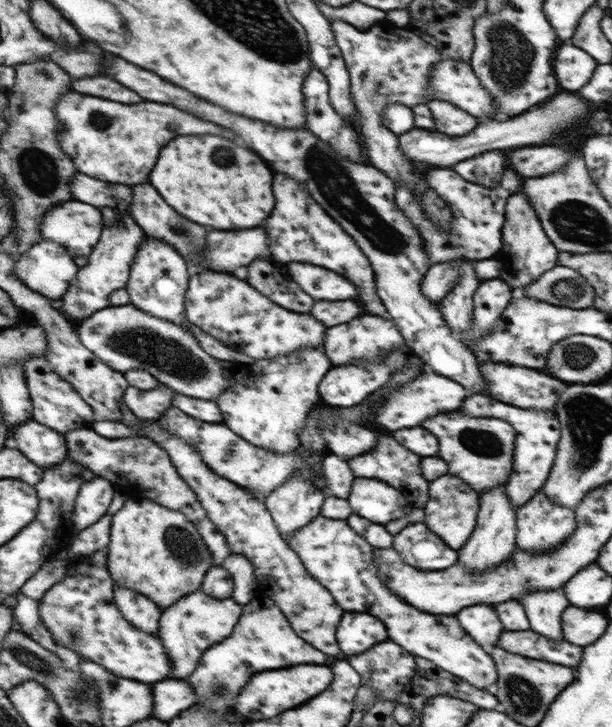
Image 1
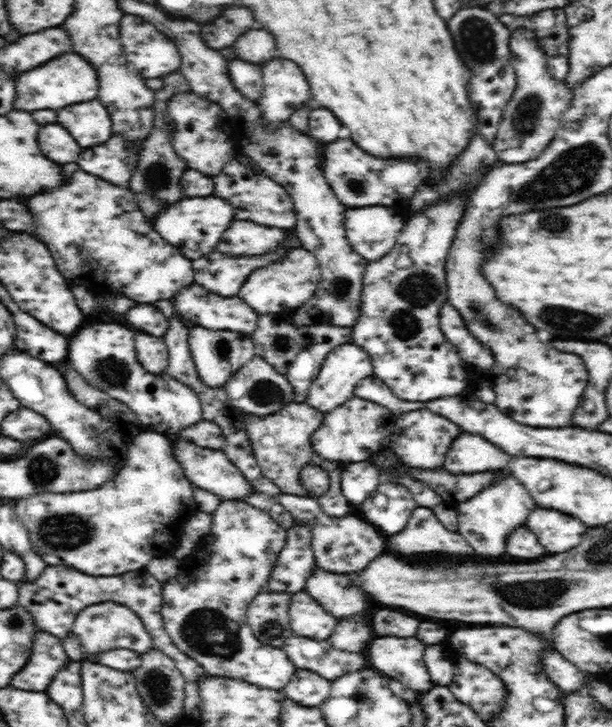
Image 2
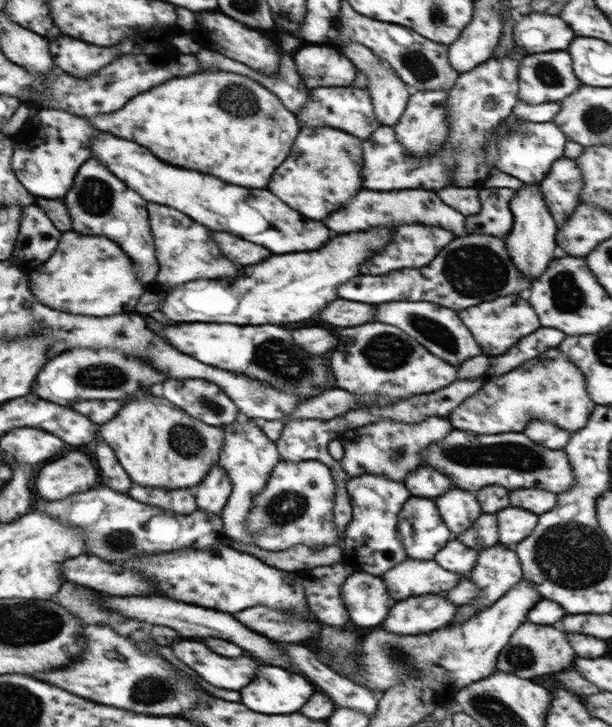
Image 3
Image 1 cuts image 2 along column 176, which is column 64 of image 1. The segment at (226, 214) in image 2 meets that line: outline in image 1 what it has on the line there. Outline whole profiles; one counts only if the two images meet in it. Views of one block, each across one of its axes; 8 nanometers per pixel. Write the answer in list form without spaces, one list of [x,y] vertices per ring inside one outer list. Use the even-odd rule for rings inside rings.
[[[76,199],[48,210],[41,224],[42,240],[62,244],[70,255],[88,257],[102,234],[100,208]]]

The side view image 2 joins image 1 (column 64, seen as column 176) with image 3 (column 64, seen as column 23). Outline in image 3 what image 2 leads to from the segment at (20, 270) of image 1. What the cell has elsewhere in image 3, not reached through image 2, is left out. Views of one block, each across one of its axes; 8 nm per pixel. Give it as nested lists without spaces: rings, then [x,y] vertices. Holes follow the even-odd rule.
[[[90,158],[78,170],[78,176],[72,183],[70,196],[61,199],[68,207],[72,220],[72,232],[83,236],[104,236],[119,244],[123,252],[136,264],[142,282],[152,282],[158,272],[155,256],[154,238],[150,232],[146,200],[138,196],[132,188],[114,176],[98,158]]]

